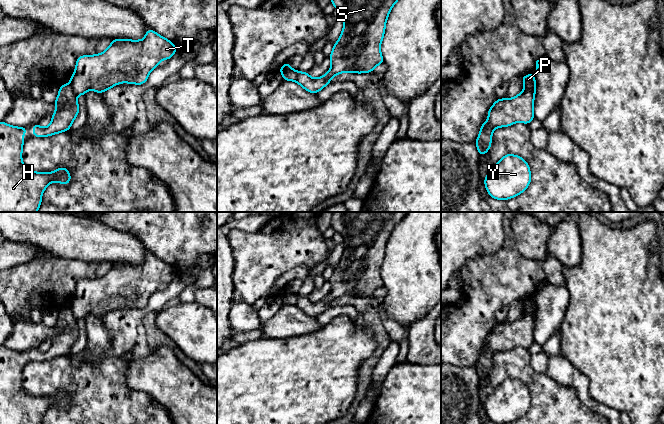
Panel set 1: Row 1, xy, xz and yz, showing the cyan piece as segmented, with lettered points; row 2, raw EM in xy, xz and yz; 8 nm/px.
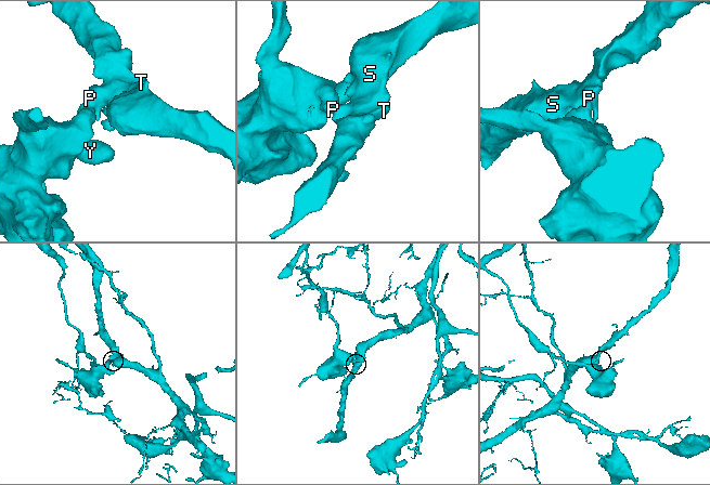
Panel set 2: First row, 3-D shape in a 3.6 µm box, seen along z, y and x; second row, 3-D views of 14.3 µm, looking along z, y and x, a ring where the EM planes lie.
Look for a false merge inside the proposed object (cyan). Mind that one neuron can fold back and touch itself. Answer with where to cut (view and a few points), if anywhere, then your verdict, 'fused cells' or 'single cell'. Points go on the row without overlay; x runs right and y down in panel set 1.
xy (69, 308), (75, 319) | fused cells

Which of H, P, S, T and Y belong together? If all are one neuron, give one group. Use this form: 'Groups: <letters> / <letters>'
Groups: H Y / P S T

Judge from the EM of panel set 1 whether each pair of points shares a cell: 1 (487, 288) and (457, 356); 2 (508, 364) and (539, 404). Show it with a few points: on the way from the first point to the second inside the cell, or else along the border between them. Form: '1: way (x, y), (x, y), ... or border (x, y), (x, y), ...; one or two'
1: way (481, 305), (477, 315), (457, 335), (457, 339); one
2: way (520, 369), (539, 388), (539, 392); one

